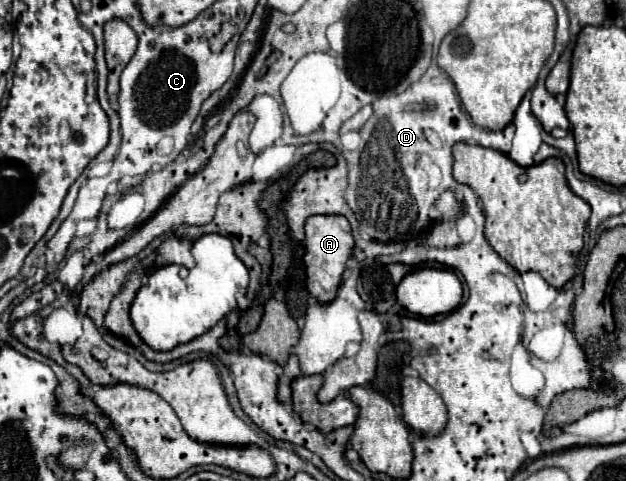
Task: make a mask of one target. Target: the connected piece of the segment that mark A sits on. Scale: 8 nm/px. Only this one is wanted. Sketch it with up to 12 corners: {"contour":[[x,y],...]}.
{"contour":[[344,216],[306,220],[306,288],[338,294],[354,240]]}

